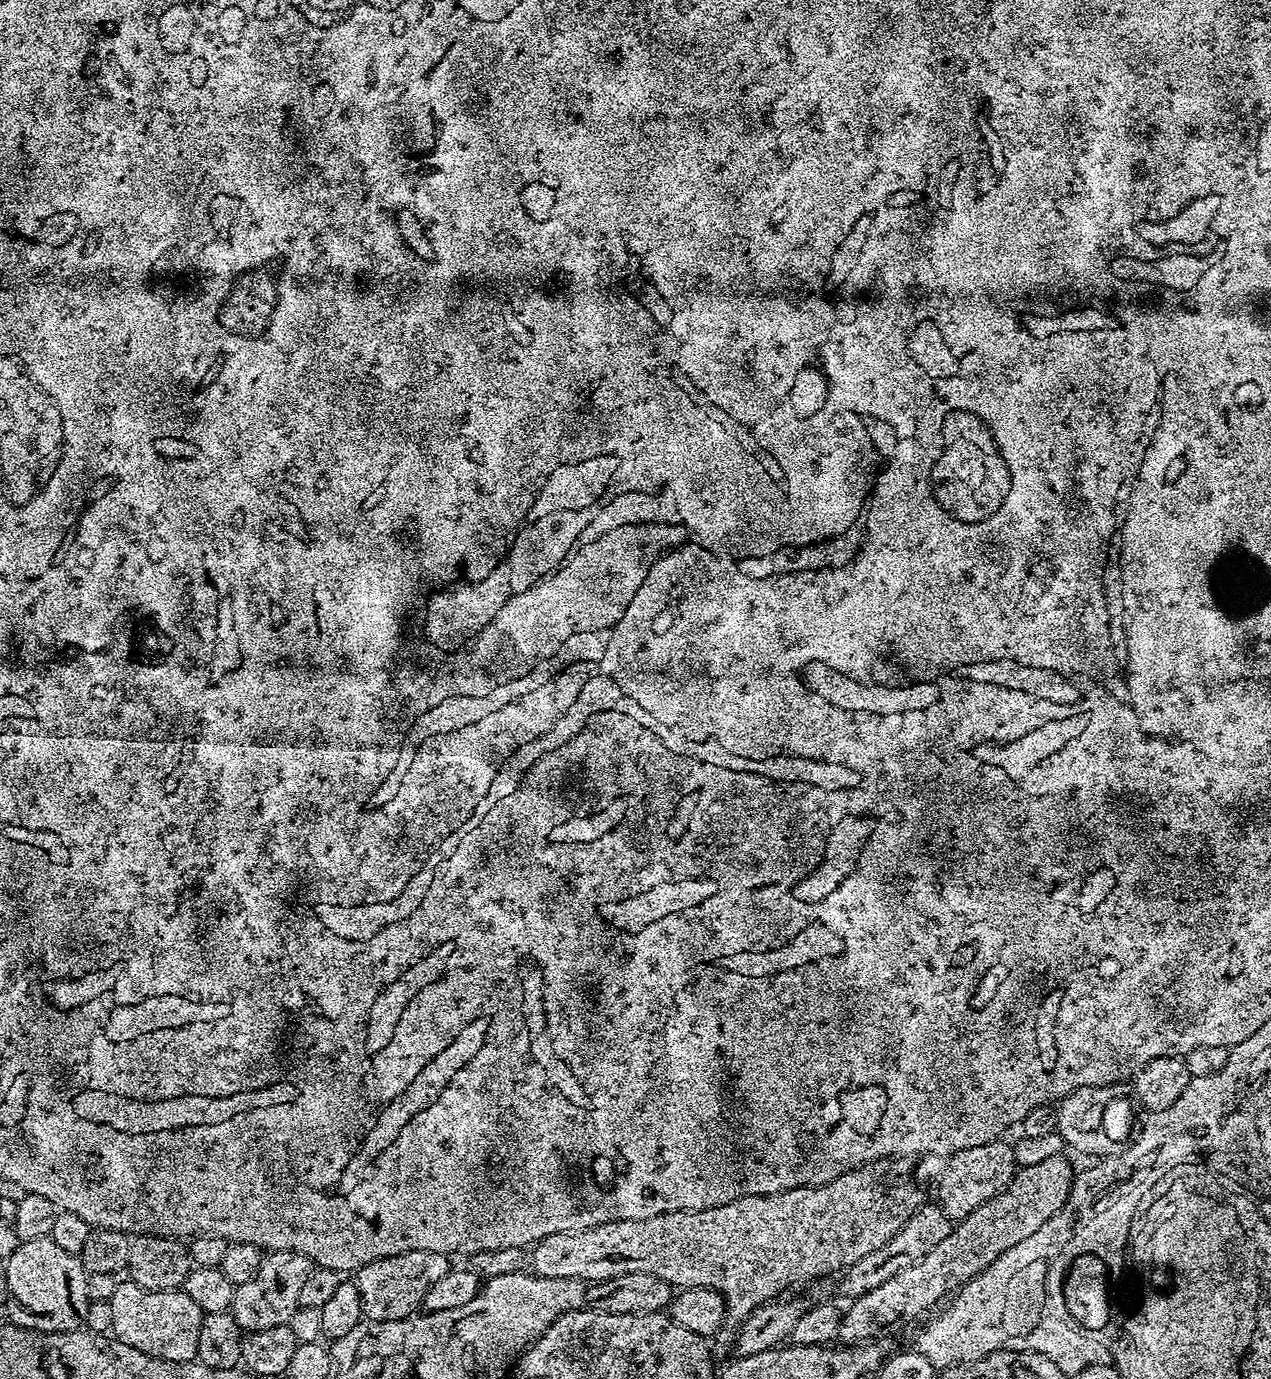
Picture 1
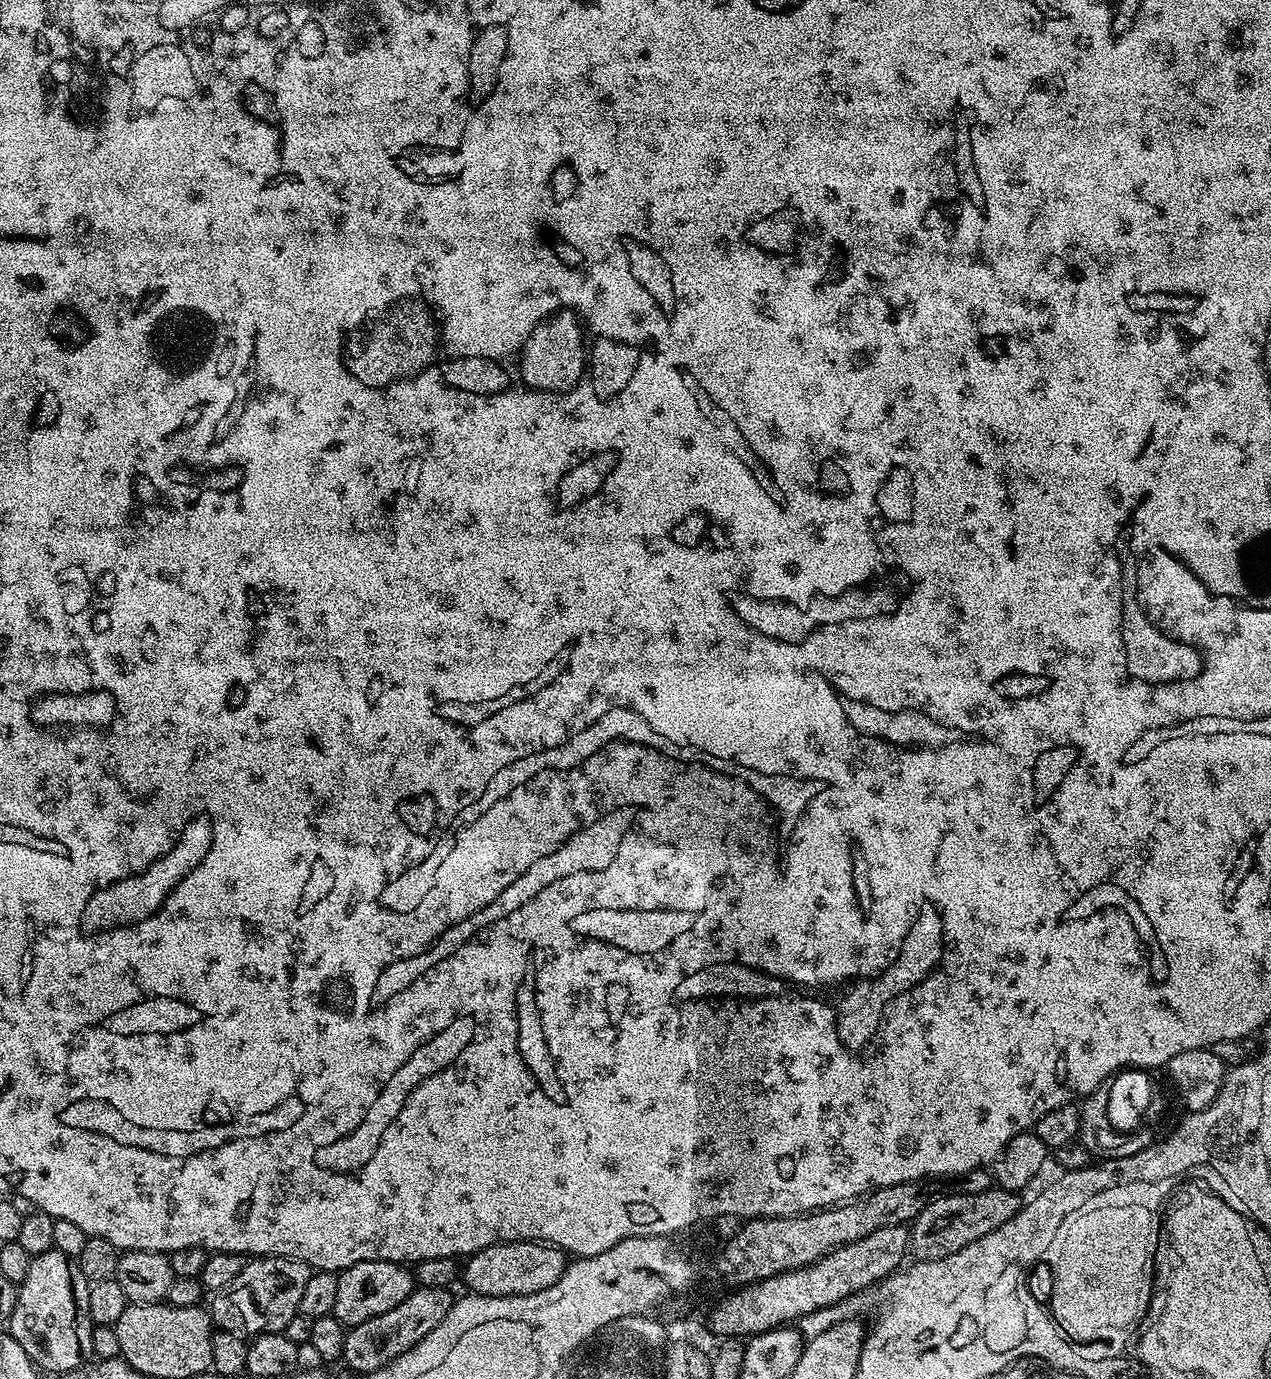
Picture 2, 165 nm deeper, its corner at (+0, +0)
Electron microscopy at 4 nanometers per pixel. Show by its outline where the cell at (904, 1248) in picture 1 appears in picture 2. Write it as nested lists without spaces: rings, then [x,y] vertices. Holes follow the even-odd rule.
[[[993,1186],[982,1194],[957,1190],[953,1196],[939,1196],[929,1200],[922,1214],[918,1214],[910,1225],[910,1248],[916,1260],[945,1260],[958,1254],[958,1250],[1010,1222],[1010,1218],[1018,1215],[1022,1207],[1020,1192],[1007,1192],[999,1186]]]

